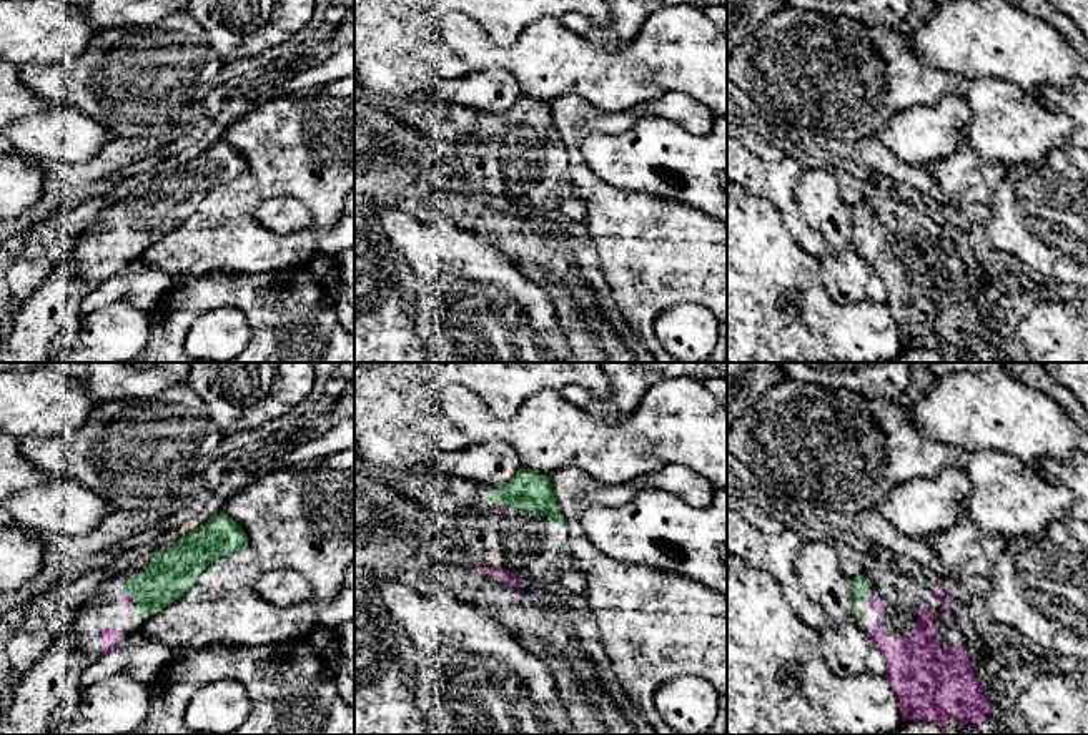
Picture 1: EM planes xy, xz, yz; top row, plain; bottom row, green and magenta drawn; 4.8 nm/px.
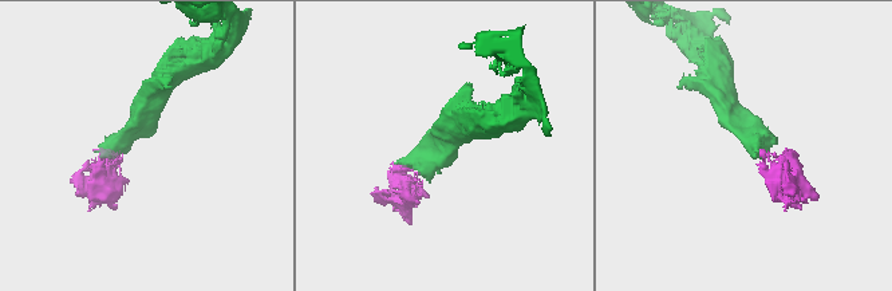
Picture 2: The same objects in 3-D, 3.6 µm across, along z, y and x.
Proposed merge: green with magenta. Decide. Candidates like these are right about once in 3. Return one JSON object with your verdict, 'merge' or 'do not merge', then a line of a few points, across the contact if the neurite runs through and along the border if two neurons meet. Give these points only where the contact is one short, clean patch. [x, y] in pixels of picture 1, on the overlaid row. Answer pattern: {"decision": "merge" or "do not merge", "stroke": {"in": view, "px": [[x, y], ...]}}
{"decision": "merge", "stroke": {"in": "xy", "px": [[168, 576], [152, 589], [130, 594], [127, 601]]}}

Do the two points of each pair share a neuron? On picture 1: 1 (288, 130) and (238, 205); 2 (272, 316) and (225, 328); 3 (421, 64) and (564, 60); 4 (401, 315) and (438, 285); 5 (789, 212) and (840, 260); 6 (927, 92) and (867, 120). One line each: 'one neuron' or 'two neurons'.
1: one neuron
2: two neurons
3: two neurons
4: two neurons
5: two neurons
6: one neuron

